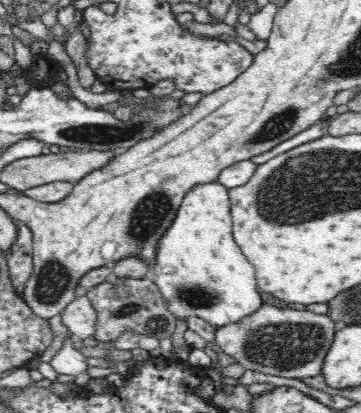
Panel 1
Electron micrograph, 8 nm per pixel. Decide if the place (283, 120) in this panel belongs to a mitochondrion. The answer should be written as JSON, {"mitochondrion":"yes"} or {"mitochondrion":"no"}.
{"mitochondrion":"yes"}

